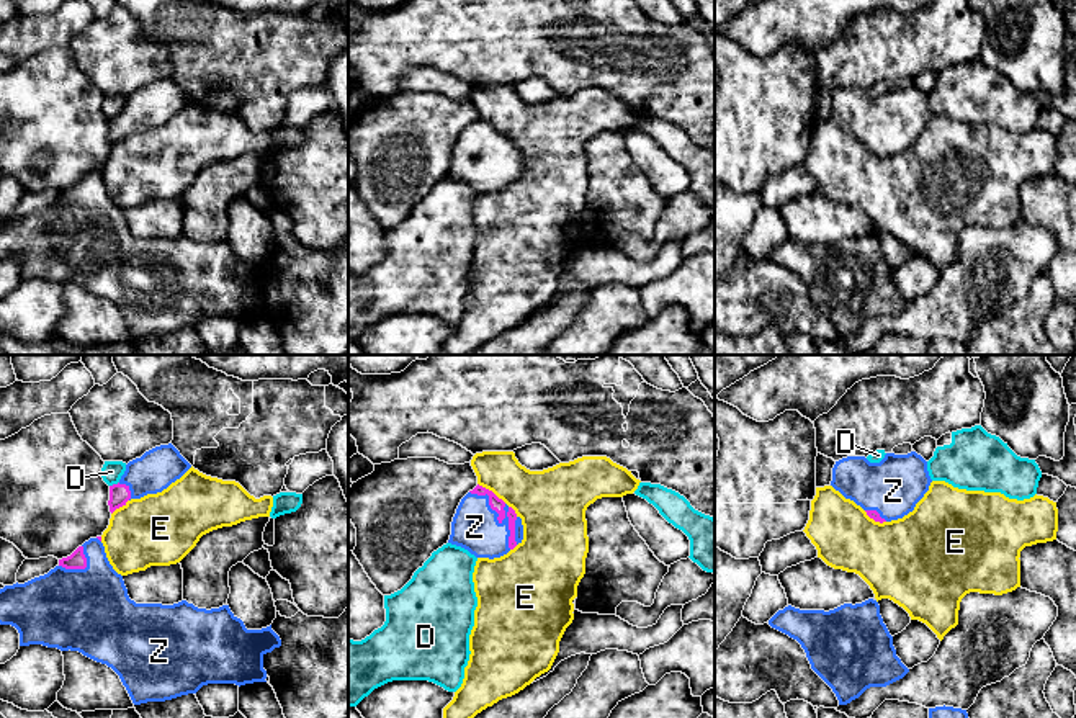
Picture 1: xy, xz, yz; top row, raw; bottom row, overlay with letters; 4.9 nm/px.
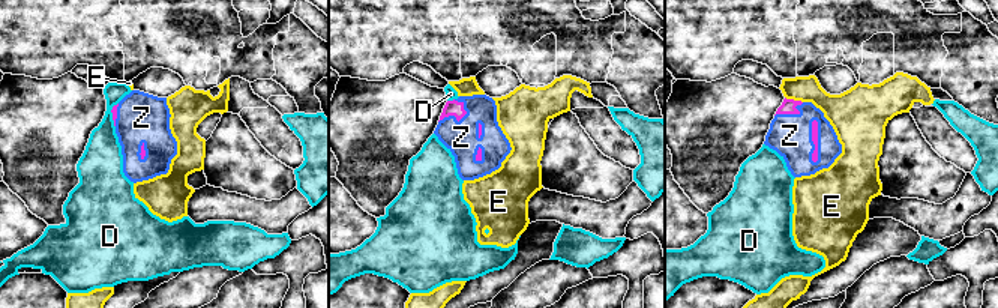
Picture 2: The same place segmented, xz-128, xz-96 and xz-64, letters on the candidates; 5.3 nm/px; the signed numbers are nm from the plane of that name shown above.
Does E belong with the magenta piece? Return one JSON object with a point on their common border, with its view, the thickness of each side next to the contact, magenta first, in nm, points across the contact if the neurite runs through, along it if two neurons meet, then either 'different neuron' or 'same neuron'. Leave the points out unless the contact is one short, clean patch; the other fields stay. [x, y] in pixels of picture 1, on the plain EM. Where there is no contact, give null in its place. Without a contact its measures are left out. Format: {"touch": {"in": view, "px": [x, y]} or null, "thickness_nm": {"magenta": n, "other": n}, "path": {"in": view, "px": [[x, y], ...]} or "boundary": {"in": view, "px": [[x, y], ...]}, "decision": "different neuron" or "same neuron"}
{"touch": {"in": "xz", "px": [491, 125]}, "thickness_nm": {"magenta": 70, "other": 280}, "decision": "different neuron"}

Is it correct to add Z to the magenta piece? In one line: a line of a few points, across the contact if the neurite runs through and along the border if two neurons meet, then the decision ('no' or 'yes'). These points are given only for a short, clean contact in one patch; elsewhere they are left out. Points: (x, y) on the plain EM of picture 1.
yes

